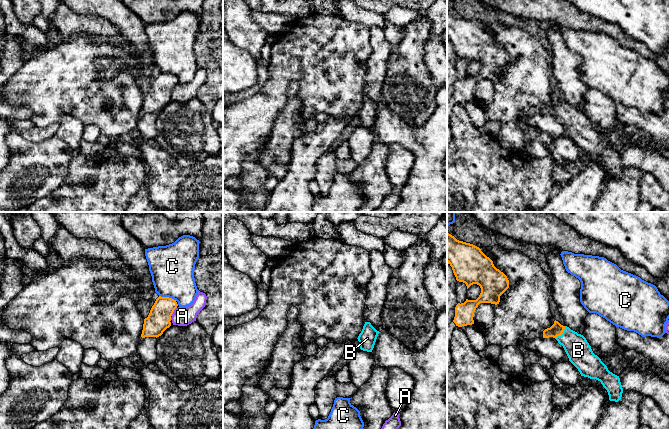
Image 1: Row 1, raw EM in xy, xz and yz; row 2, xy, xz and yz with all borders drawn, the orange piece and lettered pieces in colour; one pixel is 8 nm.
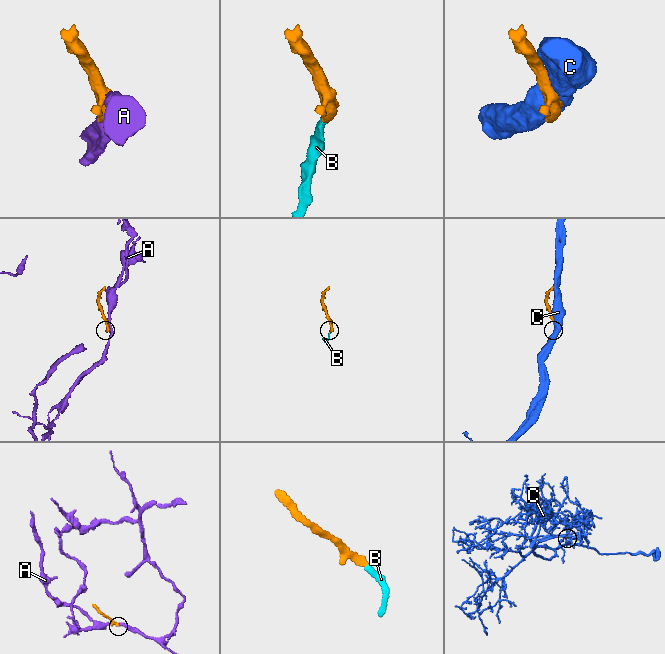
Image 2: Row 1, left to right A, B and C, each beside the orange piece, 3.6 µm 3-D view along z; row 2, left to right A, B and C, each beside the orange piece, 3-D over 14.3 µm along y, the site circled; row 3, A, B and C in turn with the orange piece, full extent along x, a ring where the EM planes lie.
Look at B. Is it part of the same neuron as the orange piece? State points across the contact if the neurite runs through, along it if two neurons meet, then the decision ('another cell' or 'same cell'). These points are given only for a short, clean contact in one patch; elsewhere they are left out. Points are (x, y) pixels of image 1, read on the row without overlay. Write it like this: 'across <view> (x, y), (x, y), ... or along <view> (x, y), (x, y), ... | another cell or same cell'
across yz (556, 105), (562, 108), (578, 126) | same cell

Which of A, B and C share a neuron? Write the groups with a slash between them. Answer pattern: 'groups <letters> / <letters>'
groups A / B / C

